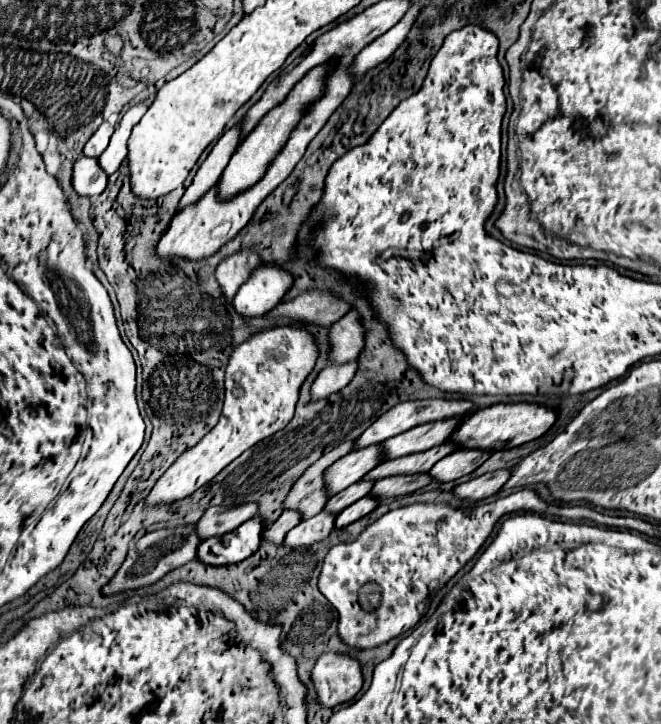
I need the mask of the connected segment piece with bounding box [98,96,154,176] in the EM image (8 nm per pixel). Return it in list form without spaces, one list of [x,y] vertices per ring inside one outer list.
[[[150,96],[150,98],[144,100],[142,104],[132,106],[132,108],[124,114],[124,118],[120,120],[118,128],[114,130],[112,140],[110,140],[110,146],[108,146],[108,148],[104,150],[104,154],[98,158],[100,166],[104,168],[104,172],[106,172],[108,176],[112,176],[112,174],[120,168],[122,160],[126,158],[126,154],[128,154],[126,142],[128,142],[128,138],[130,138],[130,132],[132,132],[132,128],[140,122],[142,114],[148,110],[148,106],[152,104],[152,100],[154,100],[154,96]]]

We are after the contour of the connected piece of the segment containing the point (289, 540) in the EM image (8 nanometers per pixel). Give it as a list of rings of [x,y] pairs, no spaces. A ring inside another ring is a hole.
[[[320,512],[308,520],[302,520],[298,526],[294,526],[286,538],[284,546],[288,548],[300,548],[300,546],[312,546],[320,540],[324,540],[334,528],[334,514]]]

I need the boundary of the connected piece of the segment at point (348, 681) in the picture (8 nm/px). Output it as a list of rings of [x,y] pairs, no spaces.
[[[336,652],[322,654],[312,672],[312,684],[318,694],[318,702],[324,708],[334,708],[352,700],[362,688],[362,670],[356,660]]]

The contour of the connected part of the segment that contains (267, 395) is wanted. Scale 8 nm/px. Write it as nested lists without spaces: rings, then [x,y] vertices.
[[[290,326],[264,330],[240,344],[226,366],[226,398],[218,424],[196,446],[184,450],[172,462],[148,494],[146,506],[170,506],[188,498],[192,492],[206,486],[244,450],[284,428],[294,416],[298,390],[312,372],[316,356],[318,348],[312,336],[306,330]]]

